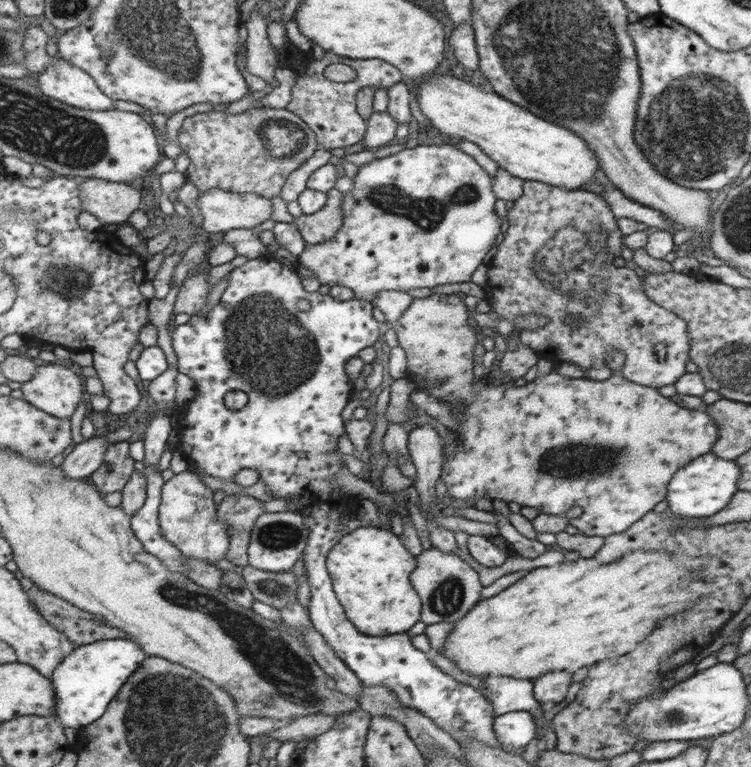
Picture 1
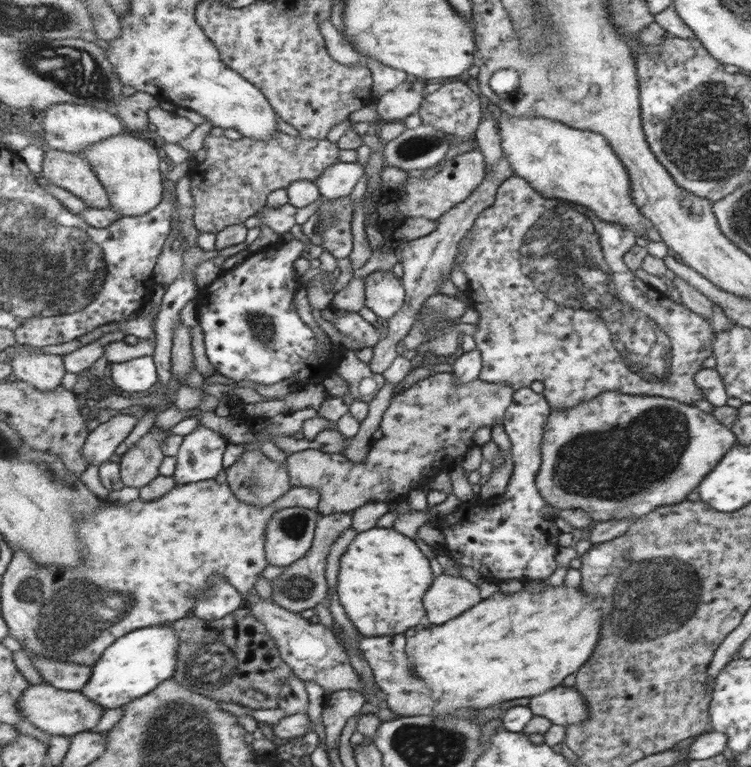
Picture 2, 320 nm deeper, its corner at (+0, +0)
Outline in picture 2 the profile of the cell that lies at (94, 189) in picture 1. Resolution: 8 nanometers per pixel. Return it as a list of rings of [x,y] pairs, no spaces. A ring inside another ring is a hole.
[[[45,150],[41,175],[46,182],[76,194],[89,207],[109,209],[108,190],[100,182],[92,164],[80,155],[59,150]]]

